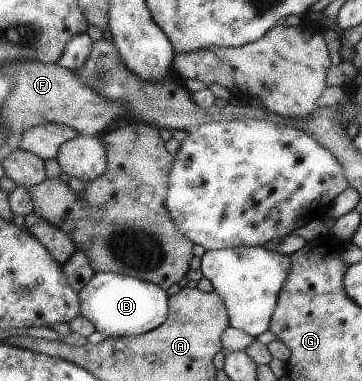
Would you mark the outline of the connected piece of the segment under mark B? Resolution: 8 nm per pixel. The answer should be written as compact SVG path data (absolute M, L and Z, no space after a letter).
M96 272L79 291L81 315L107 337L138 336L164 324L169 317L169 293L164 287L125 274Z

